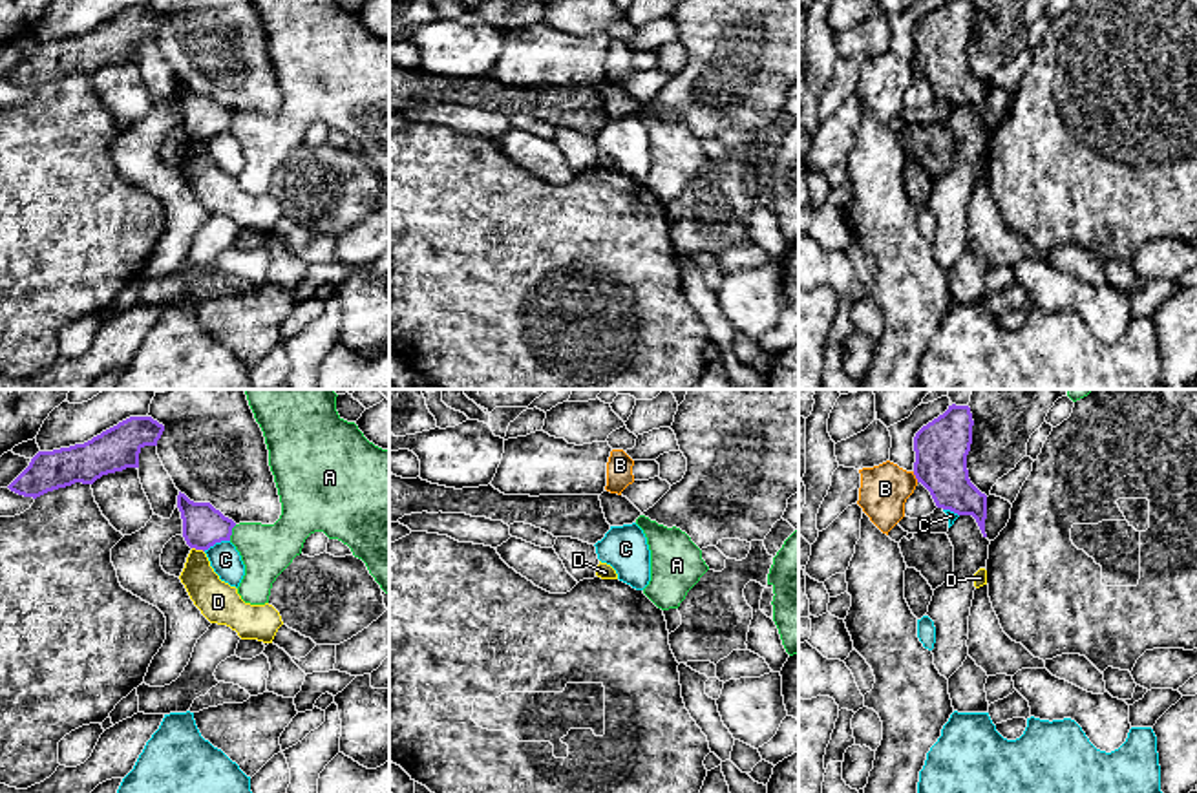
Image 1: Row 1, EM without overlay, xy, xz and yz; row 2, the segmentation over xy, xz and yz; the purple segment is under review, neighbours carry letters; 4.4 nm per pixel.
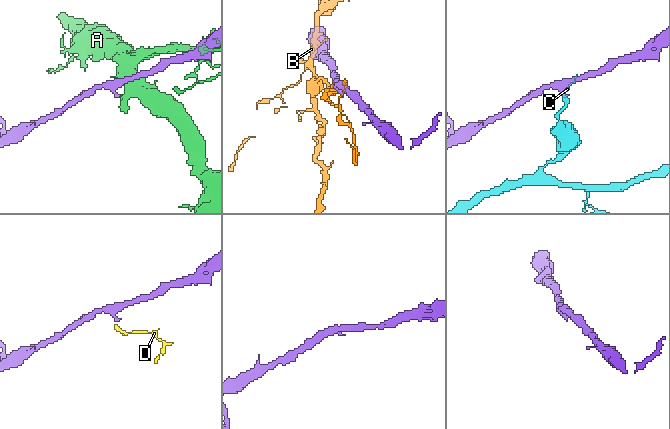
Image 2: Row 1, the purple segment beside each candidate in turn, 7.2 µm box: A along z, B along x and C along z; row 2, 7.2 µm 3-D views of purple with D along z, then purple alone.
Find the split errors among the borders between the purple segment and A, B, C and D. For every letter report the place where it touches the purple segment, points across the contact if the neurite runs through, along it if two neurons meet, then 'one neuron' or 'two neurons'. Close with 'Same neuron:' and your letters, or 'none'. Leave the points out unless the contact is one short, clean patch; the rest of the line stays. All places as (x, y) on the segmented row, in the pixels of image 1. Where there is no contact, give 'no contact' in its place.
A: contact xy (231, 532); two neurons
B: contact yz (916, 477); border yz (912, 472), (918, 481); two neurons
C: contact xy (216, 541); two neurons
D: contact xy (198, 549); border xy (192, 547), (203, 552); two neurons
Same neuron: none

